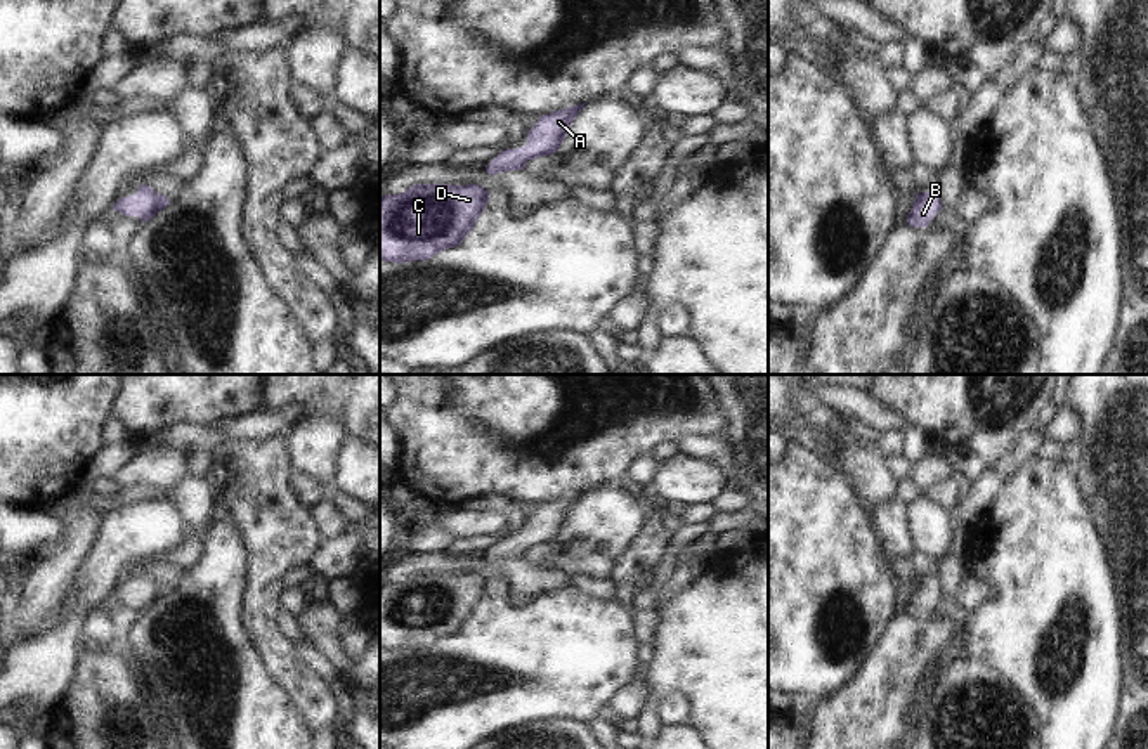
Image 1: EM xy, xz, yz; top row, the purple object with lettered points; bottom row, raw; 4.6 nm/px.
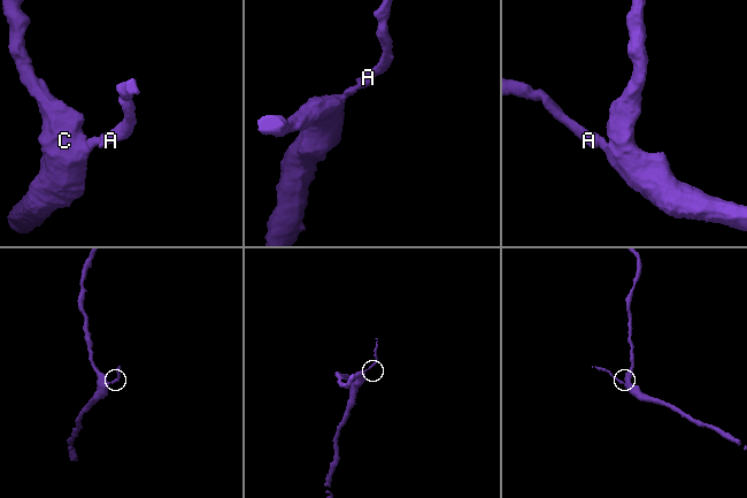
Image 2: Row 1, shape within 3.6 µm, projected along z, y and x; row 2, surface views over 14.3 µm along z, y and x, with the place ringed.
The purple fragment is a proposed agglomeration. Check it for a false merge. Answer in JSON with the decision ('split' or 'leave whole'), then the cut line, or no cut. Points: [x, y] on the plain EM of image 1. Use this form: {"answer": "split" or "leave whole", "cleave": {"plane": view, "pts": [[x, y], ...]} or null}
{"answer": "leave whole", "cleave": null}

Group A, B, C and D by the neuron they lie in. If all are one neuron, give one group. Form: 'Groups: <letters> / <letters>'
Groups: A B C D

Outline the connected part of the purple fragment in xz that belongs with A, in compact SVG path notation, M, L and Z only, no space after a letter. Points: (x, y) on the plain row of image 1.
M586 491L550 503L541 503L538 511L527 518L524 536L503 537L487 555L489 563L499 560L524 558L529 548L550 544L558 539L567 518Z

